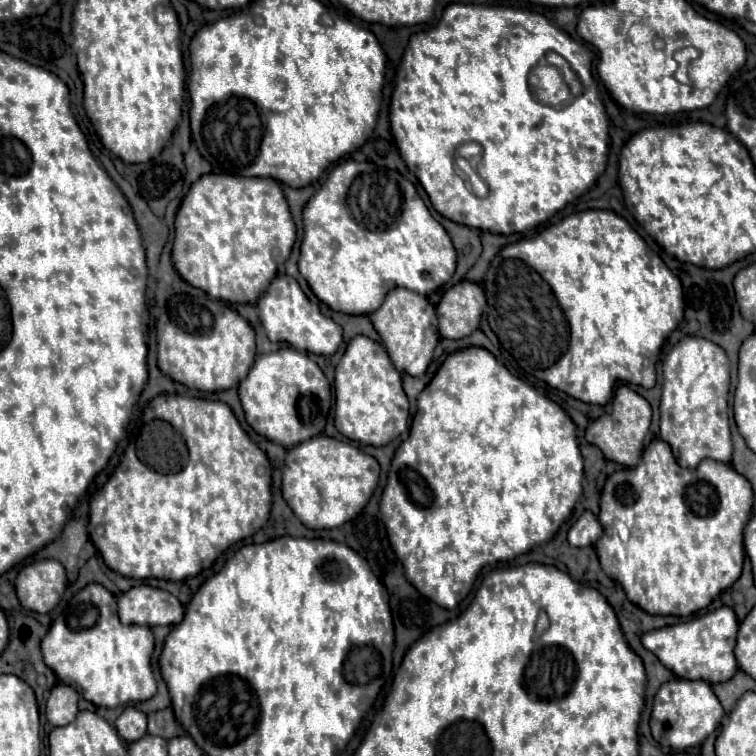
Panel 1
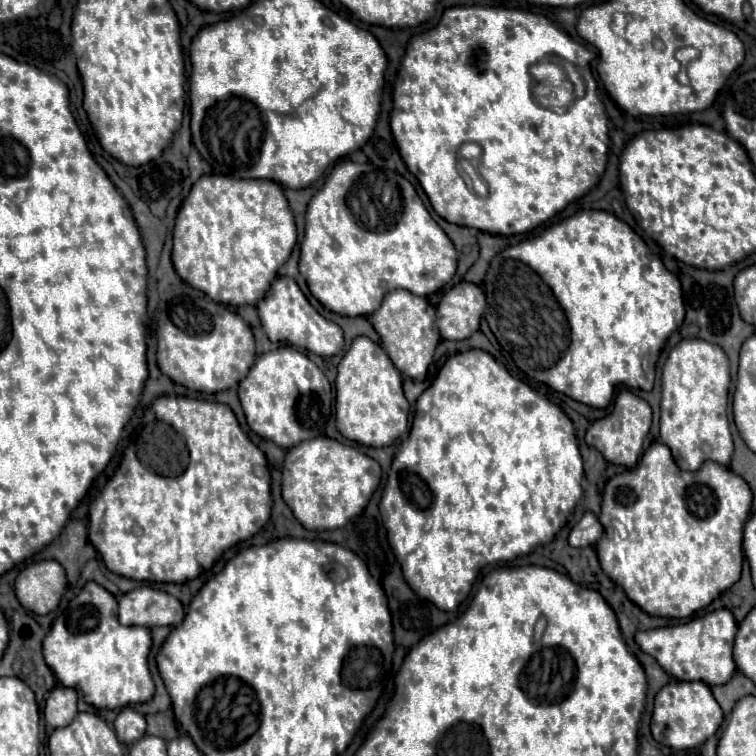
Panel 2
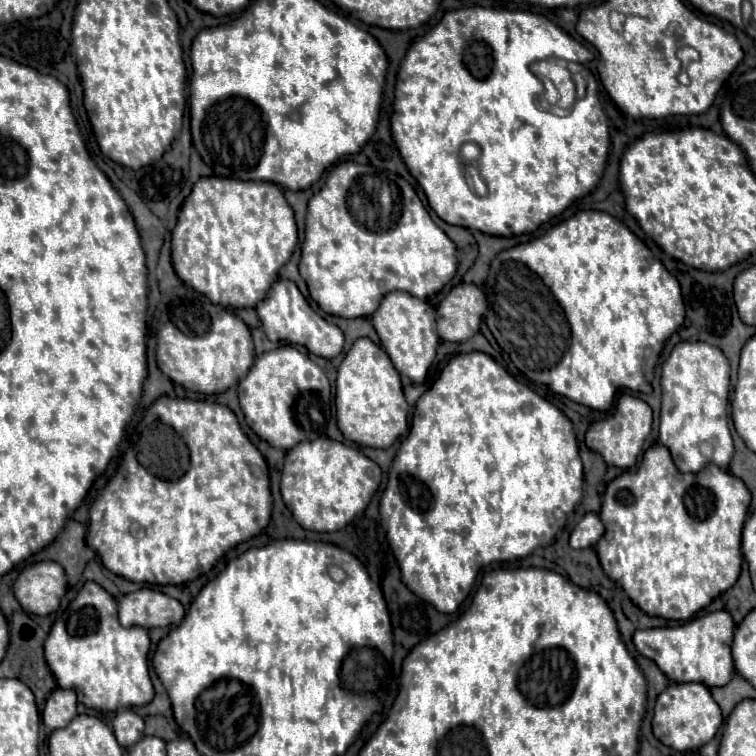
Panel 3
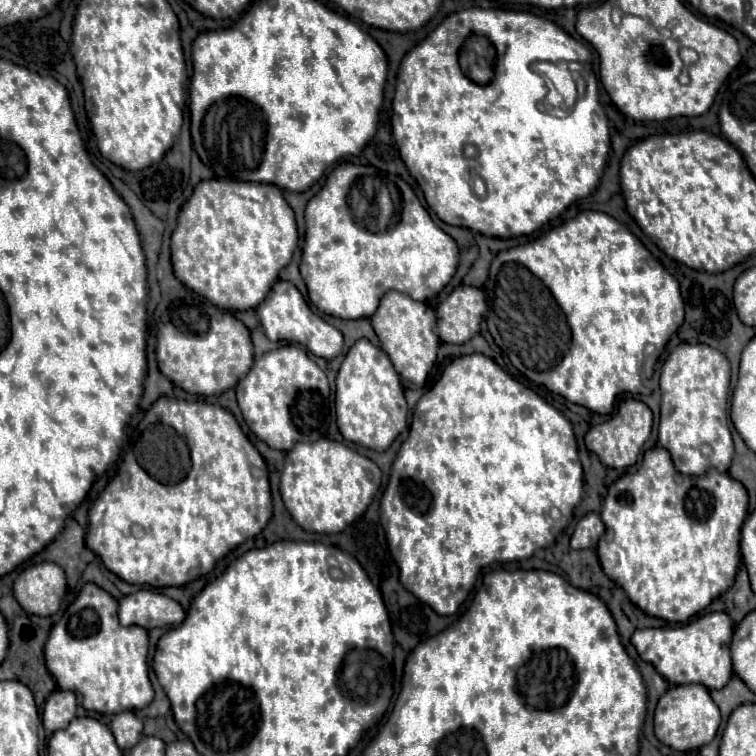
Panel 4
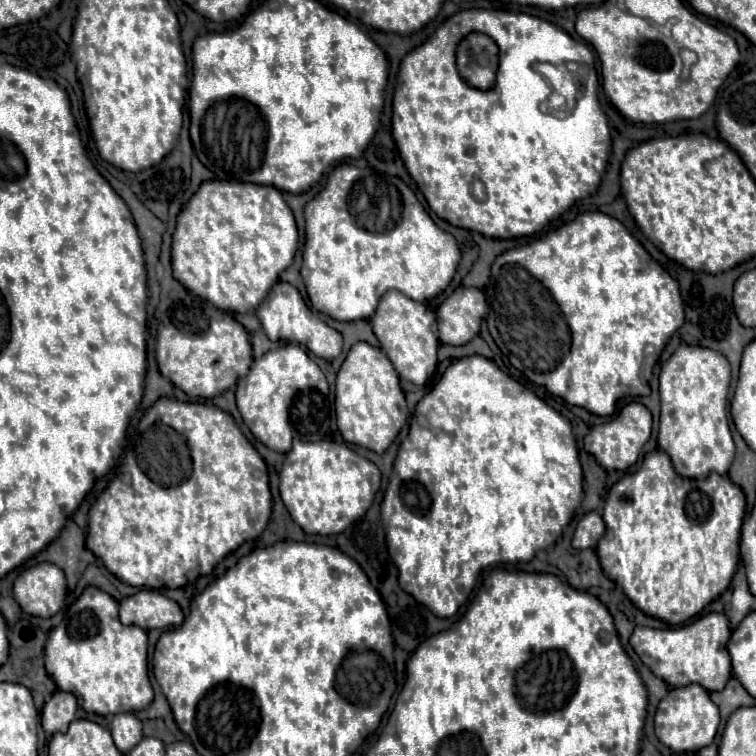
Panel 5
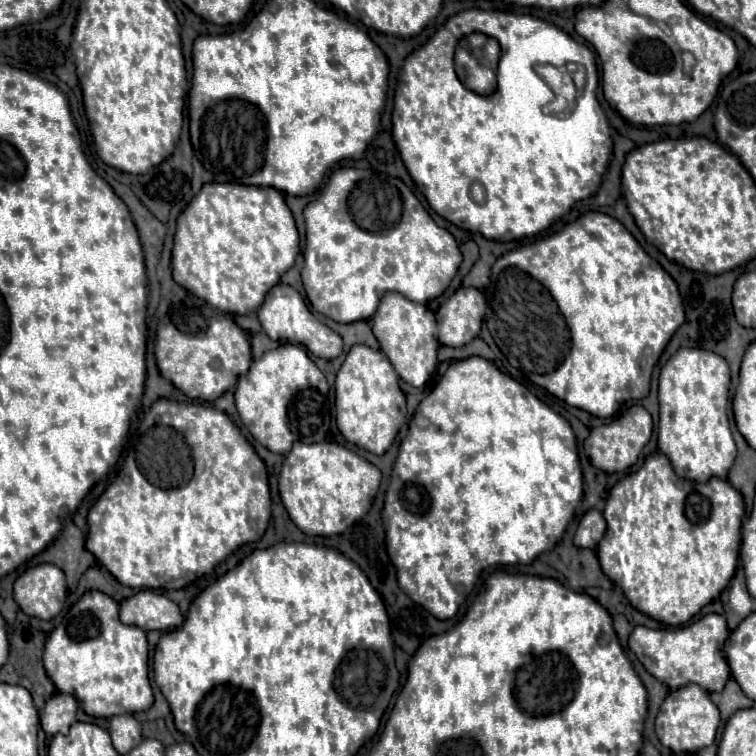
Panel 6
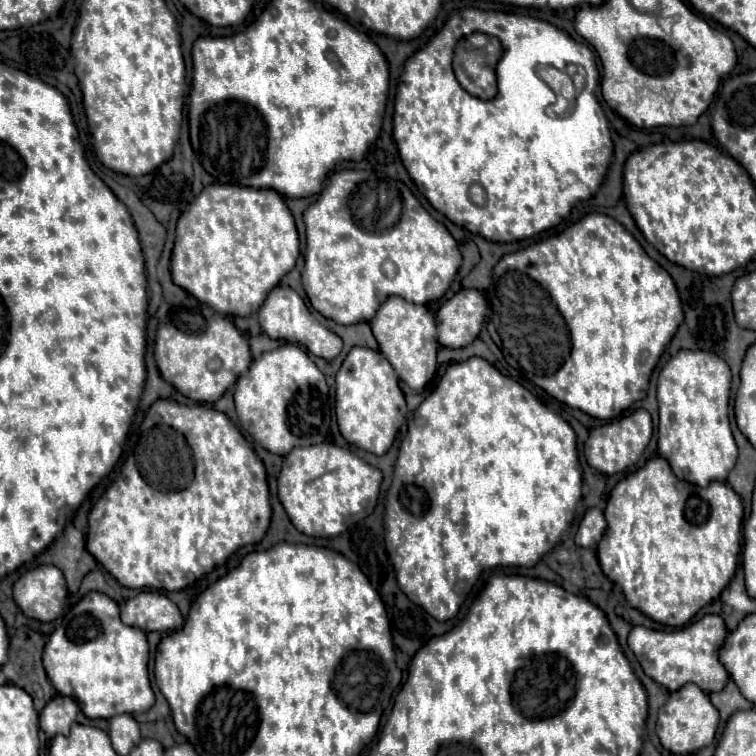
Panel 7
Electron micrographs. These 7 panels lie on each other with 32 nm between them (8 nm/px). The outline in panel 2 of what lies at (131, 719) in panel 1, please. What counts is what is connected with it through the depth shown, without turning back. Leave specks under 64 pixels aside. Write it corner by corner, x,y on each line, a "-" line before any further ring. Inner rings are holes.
128,706
114,720
114,728
116,728
120,742
132,744
146,734
146,718
140,712
136,712
134,708

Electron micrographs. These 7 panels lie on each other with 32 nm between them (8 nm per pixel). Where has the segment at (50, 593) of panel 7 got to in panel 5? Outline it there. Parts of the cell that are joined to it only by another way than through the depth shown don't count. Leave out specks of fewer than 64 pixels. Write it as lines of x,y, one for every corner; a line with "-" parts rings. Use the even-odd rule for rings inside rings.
50,562
24,570
14,582
14,600
30,616
54,616
66,596
64,572

